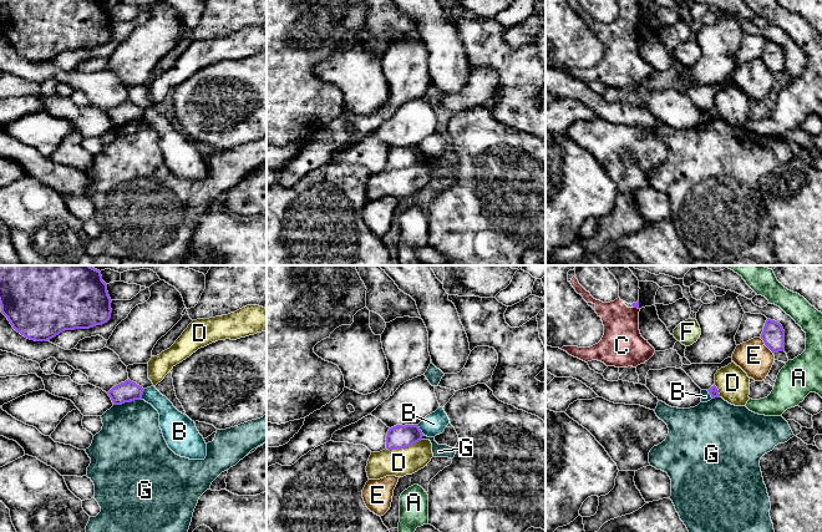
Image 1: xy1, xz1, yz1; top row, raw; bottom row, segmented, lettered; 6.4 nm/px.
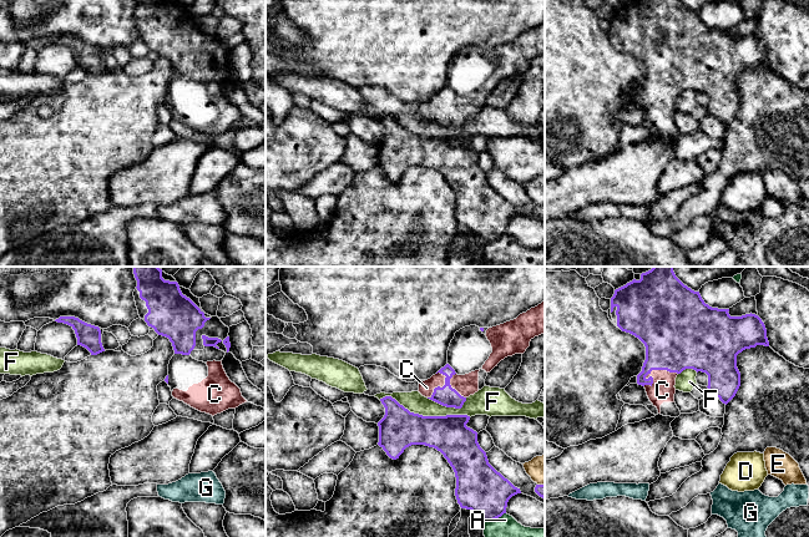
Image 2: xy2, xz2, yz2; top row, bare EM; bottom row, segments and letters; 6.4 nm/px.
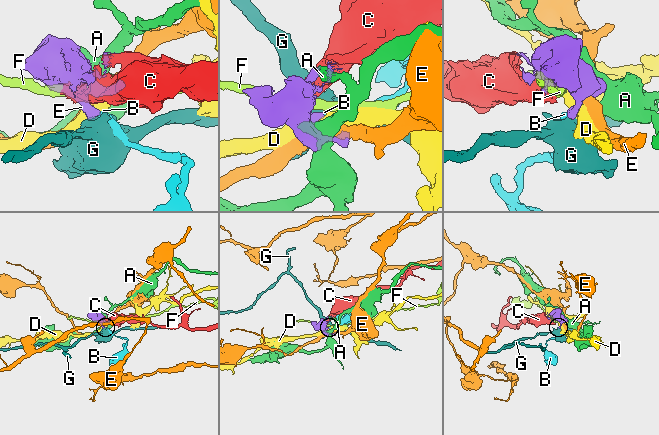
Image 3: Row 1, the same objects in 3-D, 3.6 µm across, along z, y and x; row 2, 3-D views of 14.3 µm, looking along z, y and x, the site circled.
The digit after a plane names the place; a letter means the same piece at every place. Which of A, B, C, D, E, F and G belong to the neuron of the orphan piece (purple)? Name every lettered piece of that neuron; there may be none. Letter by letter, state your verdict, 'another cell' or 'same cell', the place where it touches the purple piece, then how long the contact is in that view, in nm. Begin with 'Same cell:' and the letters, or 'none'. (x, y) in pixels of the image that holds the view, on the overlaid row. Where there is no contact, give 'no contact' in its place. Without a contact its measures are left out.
Same cell: C
A: another cell; meets purple in xz2 at (495, 518); contact 150 nm long
B: another cell; meets purple in xy1 at (142, 394); contact 70 nm long
C: same cell; meets purple in yz2 at (653, 369); contact 240 nm long
D: another cell; meets purple in xz1 at (404, 447); contact 240 nm long
E: another cell; meets purple in yz1 at (766, 345); contact 140 nm long
F: another cell; meets purple in xz2 at (425, 416); contact 600 nm long
G: another cell; meets purple in xy1 at (127, 401); contact 190 nm long

